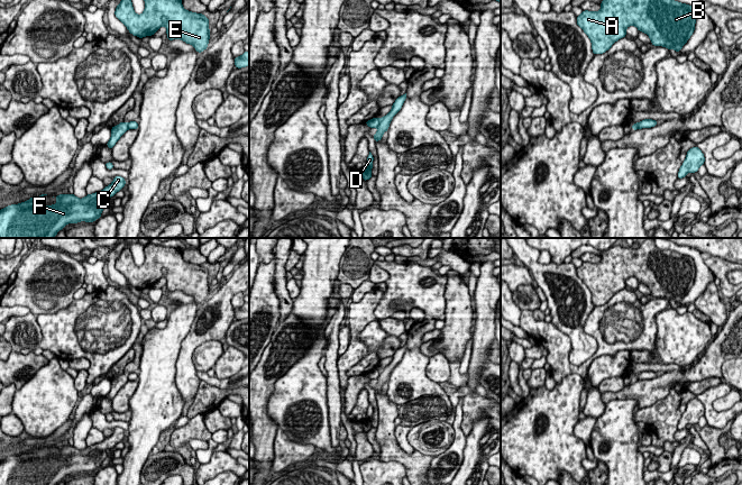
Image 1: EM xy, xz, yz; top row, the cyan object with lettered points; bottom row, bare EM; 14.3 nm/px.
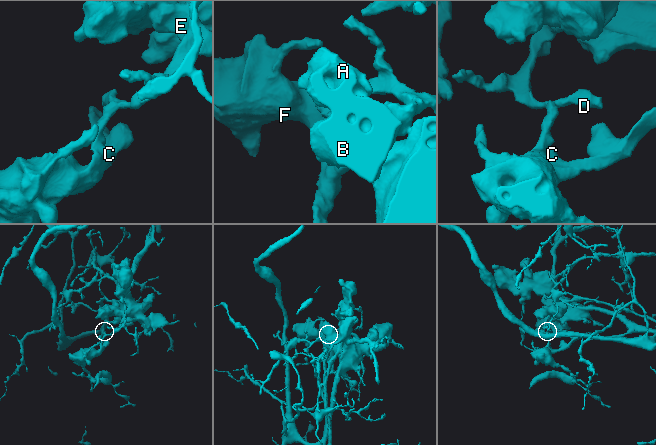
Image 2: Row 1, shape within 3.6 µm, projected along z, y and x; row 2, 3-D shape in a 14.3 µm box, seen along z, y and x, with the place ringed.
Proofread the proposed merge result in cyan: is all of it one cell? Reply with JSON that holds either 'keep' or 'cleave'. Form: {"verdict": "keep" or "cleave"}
{"verdict": "cleave"}

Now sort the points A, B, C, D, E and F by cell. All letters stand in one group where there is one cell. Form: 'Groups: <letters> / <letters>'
Groups: A B D E / C F

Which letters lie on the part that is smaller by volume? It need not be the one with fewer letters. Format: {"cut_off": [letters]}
{"cut_off": ["A", "B", "D", "E"]}

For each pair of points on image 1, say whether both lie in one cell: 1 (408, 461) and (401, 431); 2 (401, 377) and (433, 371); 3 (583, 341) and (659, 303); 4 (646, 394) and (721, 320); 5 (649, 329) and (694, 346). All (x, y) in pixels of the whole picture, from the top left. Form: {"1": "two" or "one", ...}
{"1": "two", "2": "two", "3": "two", "4": "two", "5": "two"}

